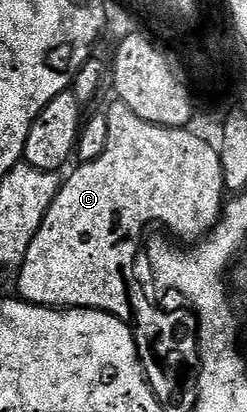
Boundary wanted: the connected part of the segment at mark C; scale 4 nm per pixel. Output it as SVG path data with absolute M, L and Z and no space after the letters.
M114 100L112 104L105 113L107 147L103 147L99 159L78 164L78 169L64 178L19 266L16 296L32 305L58 309L102 309L120 321L129 321L133 313L133 264L137 261L141 232L158 221L178 233L185 240L182 242L200 242L220 222L227 190L216 144L208 145L189 127L178 131L147 123L147 119L139 119L122 101Z

